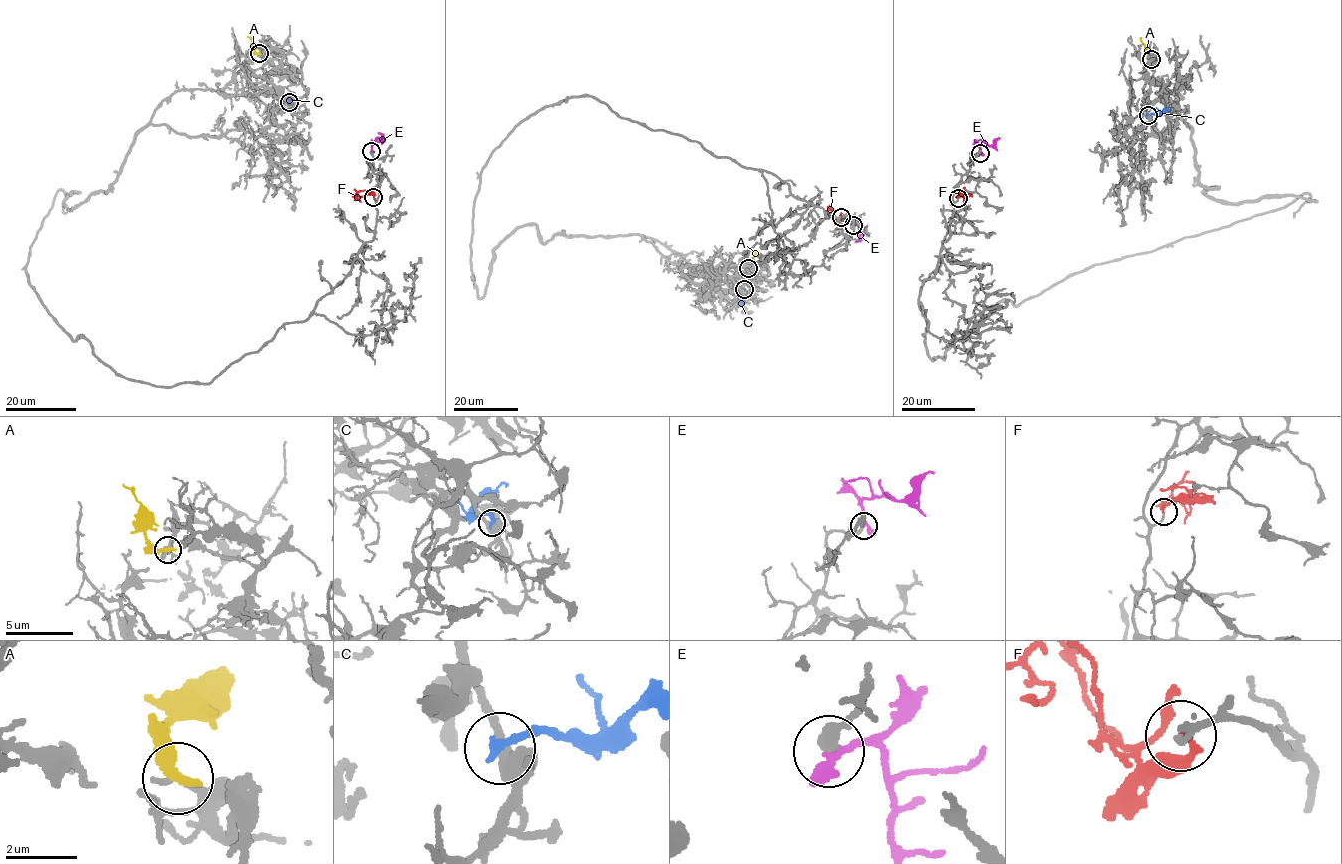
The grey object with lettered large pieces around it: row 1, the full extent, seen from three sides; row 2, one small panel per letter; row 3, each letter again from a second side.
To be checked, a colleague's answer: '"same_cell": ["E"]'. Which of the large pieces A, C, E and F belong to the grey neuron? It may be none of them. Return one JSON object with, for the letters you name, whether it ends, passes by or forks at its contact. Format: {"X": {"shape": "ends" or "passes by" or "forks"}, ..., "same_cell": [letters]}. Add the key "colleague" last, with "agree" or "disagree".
{"E": {"shape": "ends"}, "same_cell": ["E"], "colleague": "agree"}

